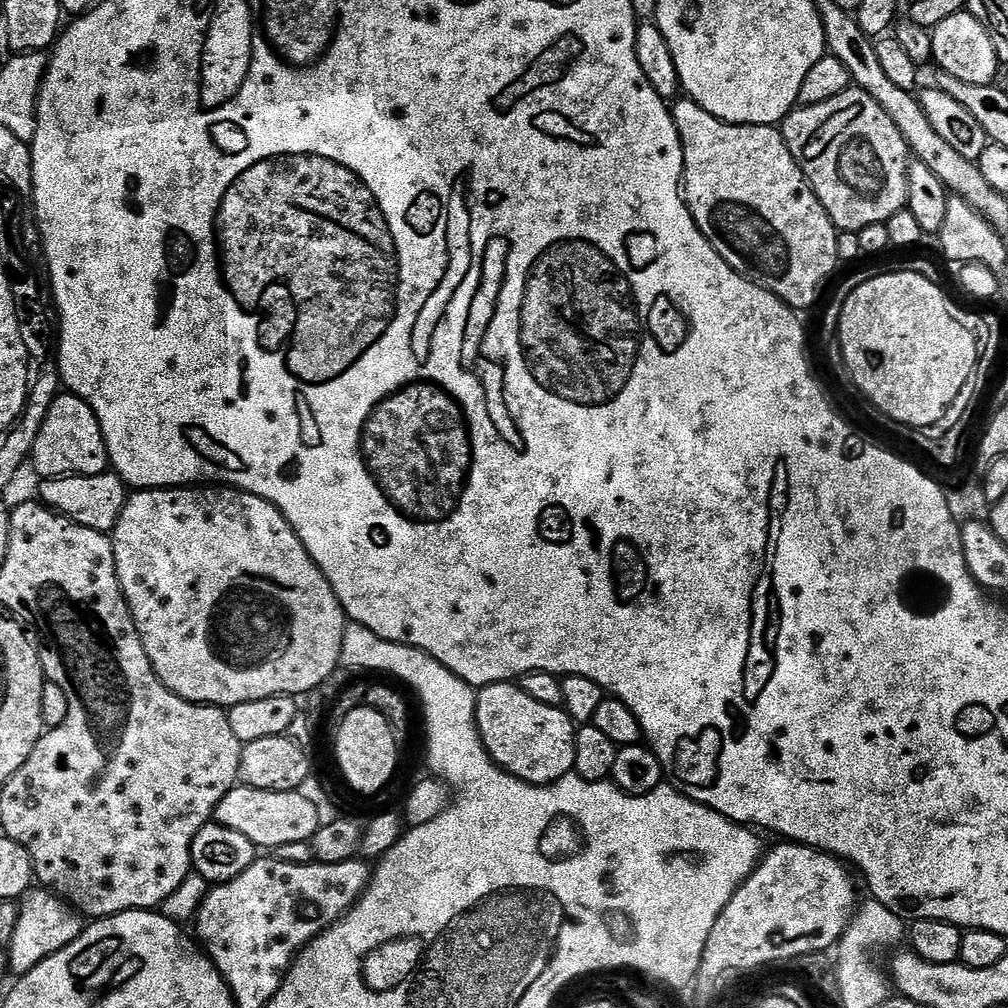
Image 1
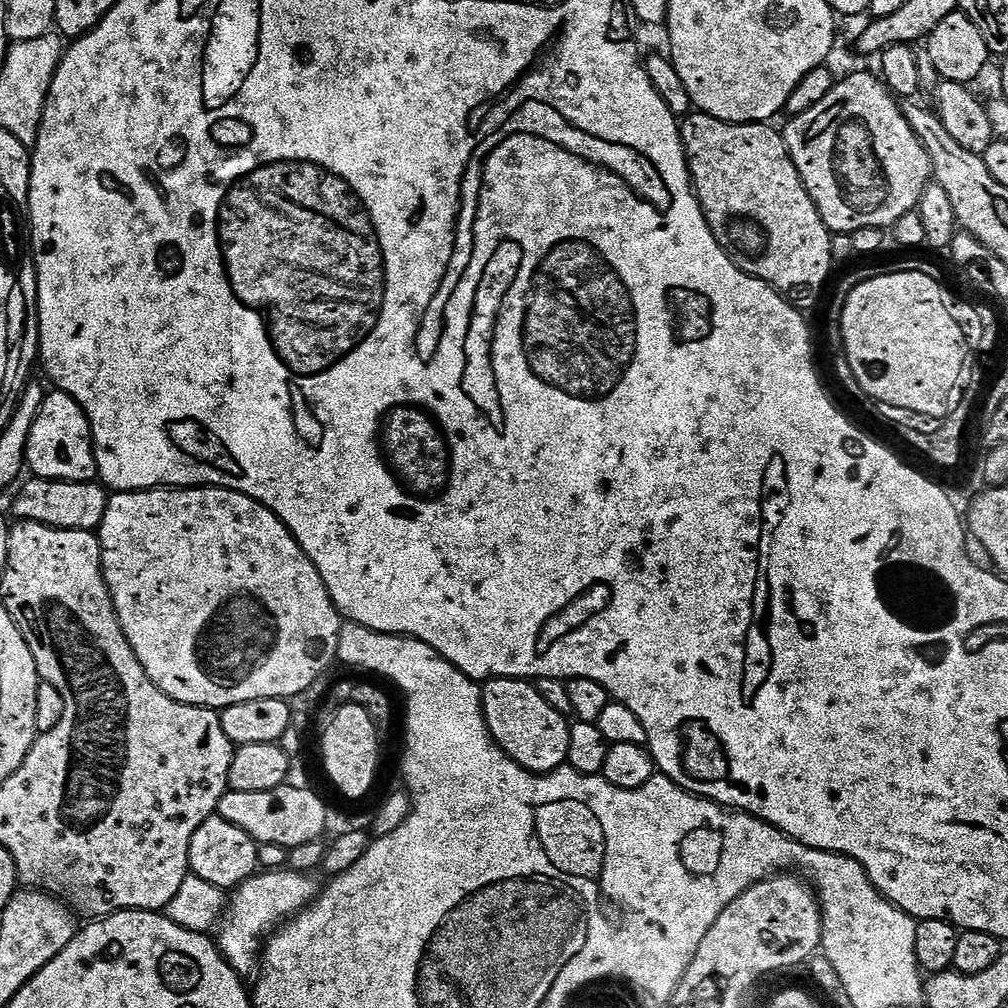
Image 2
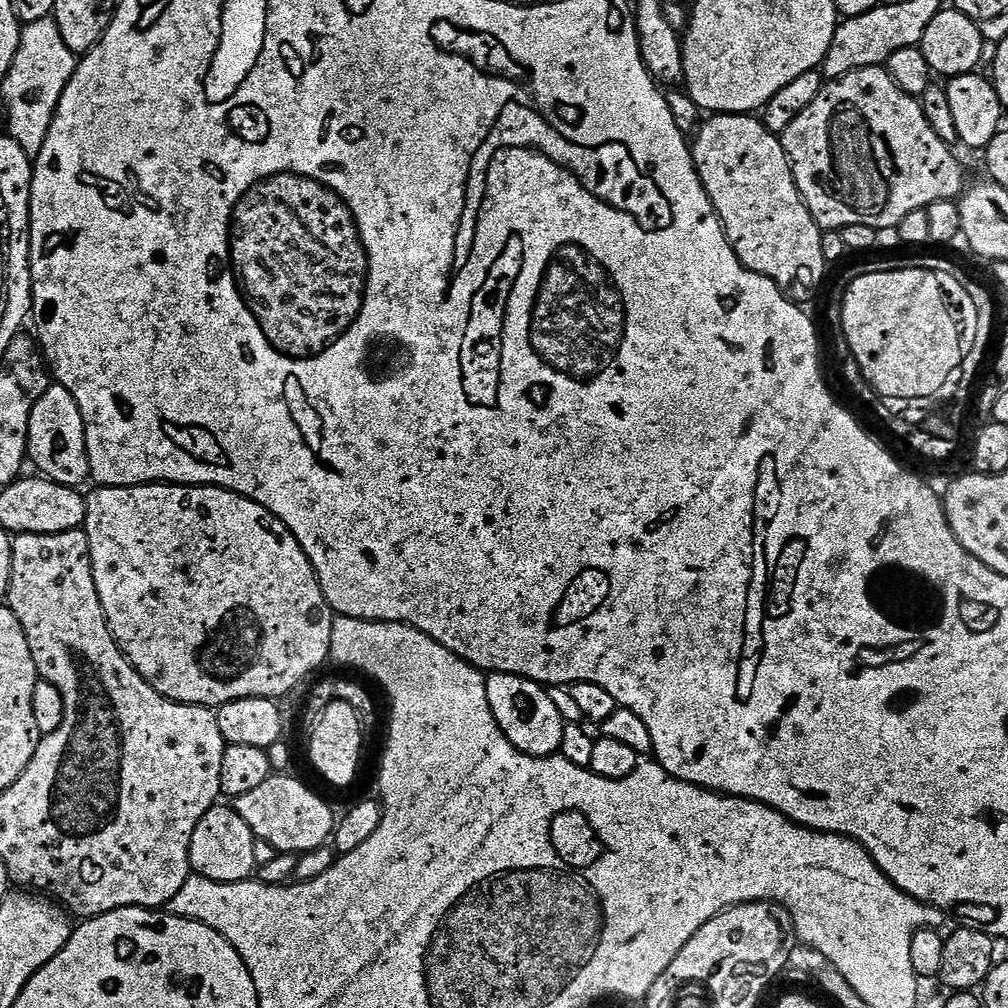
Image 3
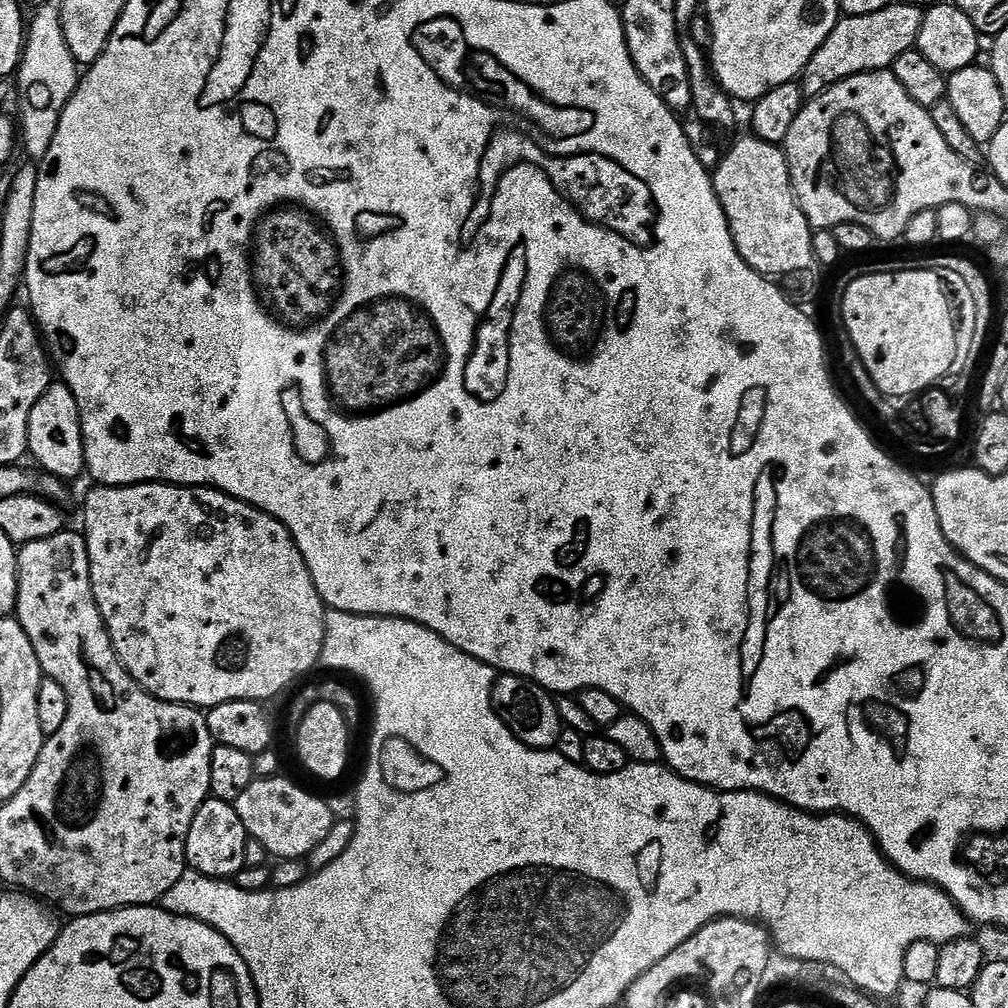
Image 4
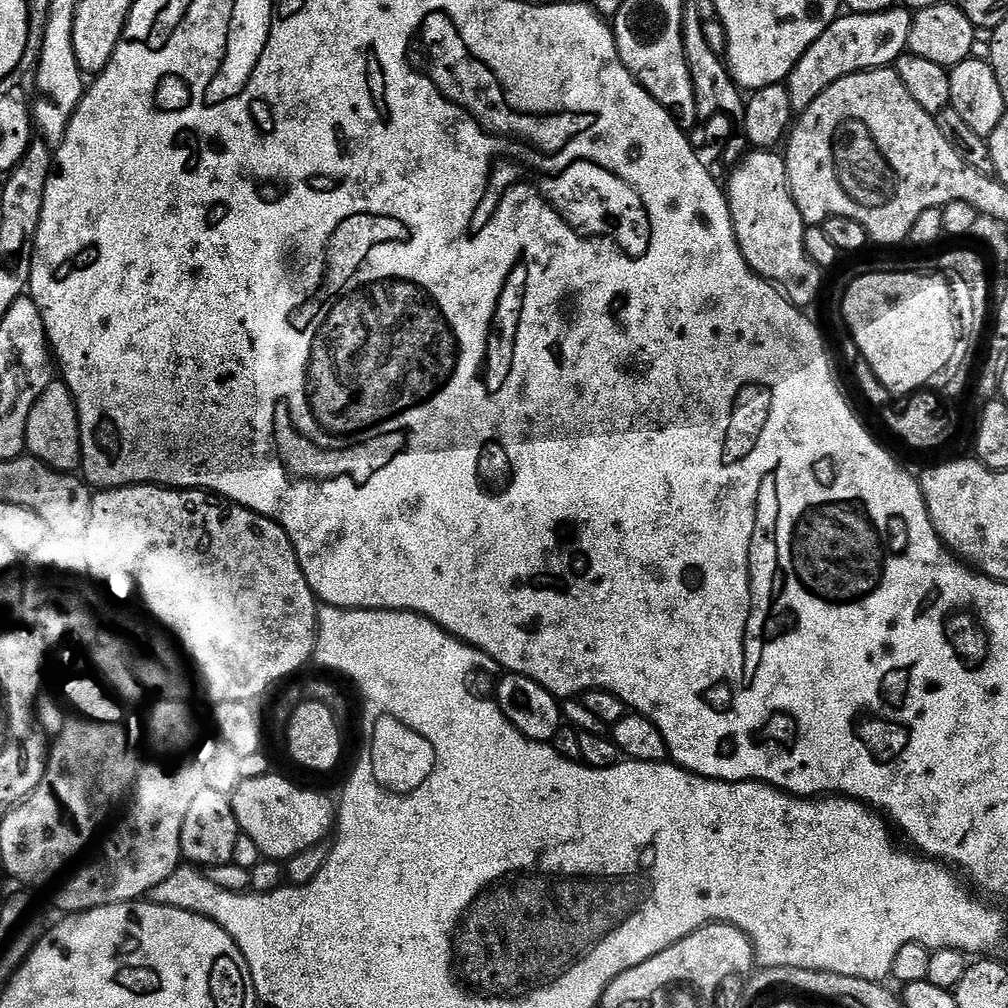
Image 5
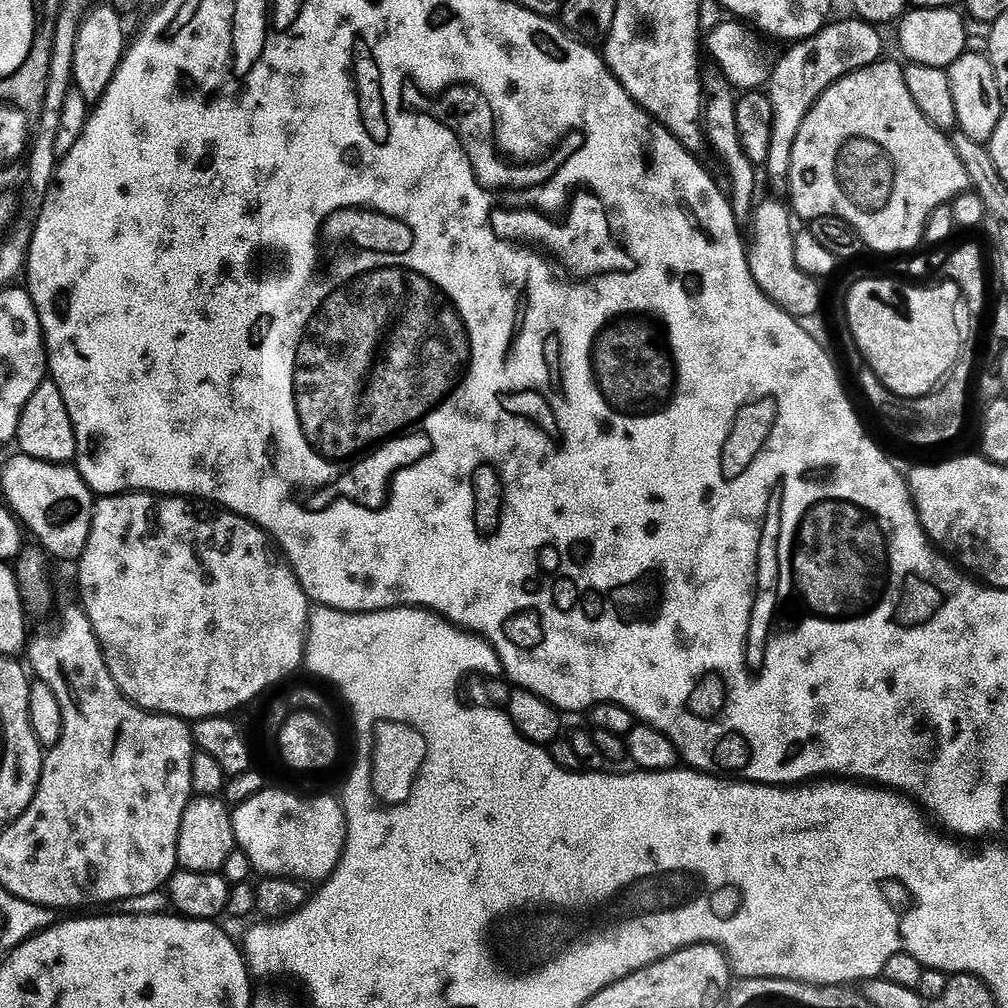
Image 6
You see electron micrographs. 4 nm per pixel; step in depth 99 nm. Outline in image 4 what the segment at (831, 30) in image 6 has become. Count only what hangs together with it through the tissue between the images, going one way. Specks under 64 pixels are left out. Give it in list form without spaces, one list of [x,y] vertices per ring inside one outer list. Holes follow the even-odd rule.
[[[892,2],[888,7],[878,10],[878,14],[844,16],[837,20],[832,33],[817,46],[804,65],[802,91],[805,97],[818,96],[831,84],[863,72],[891,69],[903,52],[913,51],[921,19],[921,9],[906,6],[902,2]]]

